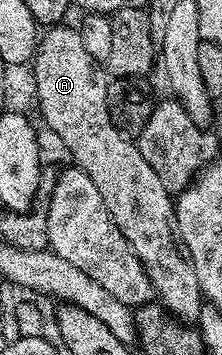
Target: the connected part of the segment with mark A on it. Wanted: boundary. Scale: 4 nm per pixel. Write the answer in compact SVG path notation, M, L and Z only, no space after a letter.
M54 25L50 31L41 36L38 41L38 52L32 60L34 67L34 91L38 94L38 107L42 110L42 119L54 130L54 135L66 146L73 162L96 185L112 221L120 229L120 233L128 241L128 245L136 253L136 257L146 267L148 277L152 281L159 304L173 318L179 321L194 321L199 318L204 304L204 296L200 285L196 281L196 273L190 260L186 258L179 240L176 238L176 213L174 199L171 192L166 191L164 185L156 175L152 166L144 161L137 142L133 138L124 137L110 116L108 93L106 92L107 76L103 68L84 49L81 30L77 26Z

